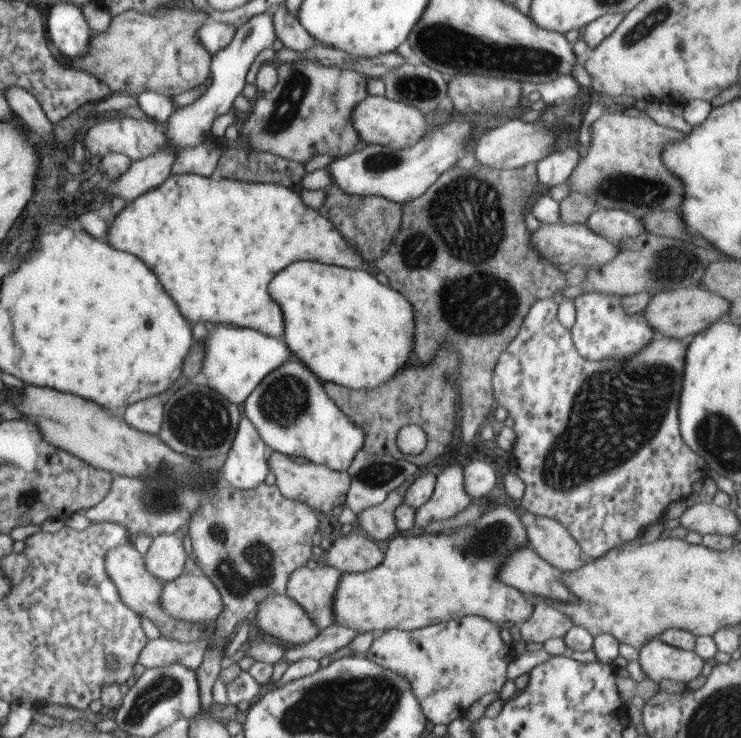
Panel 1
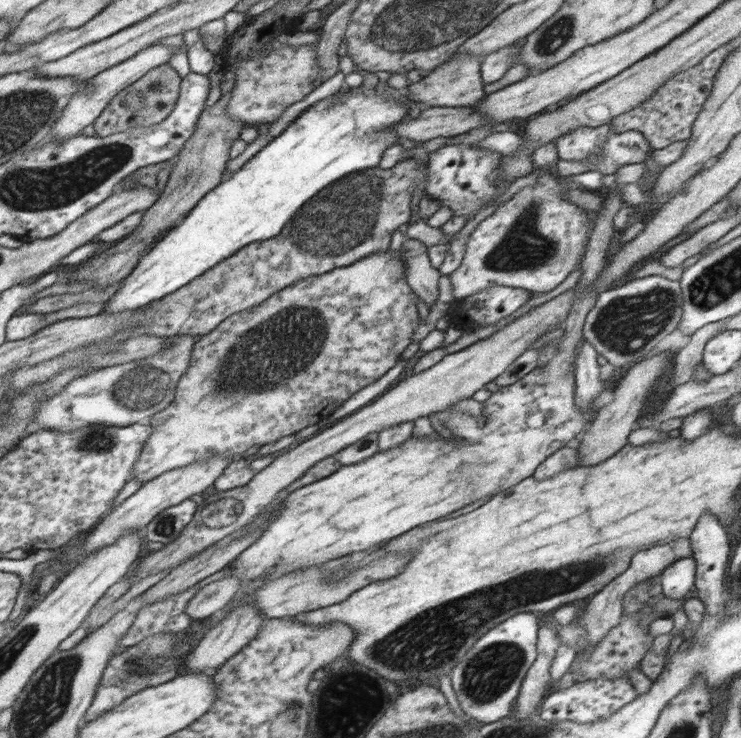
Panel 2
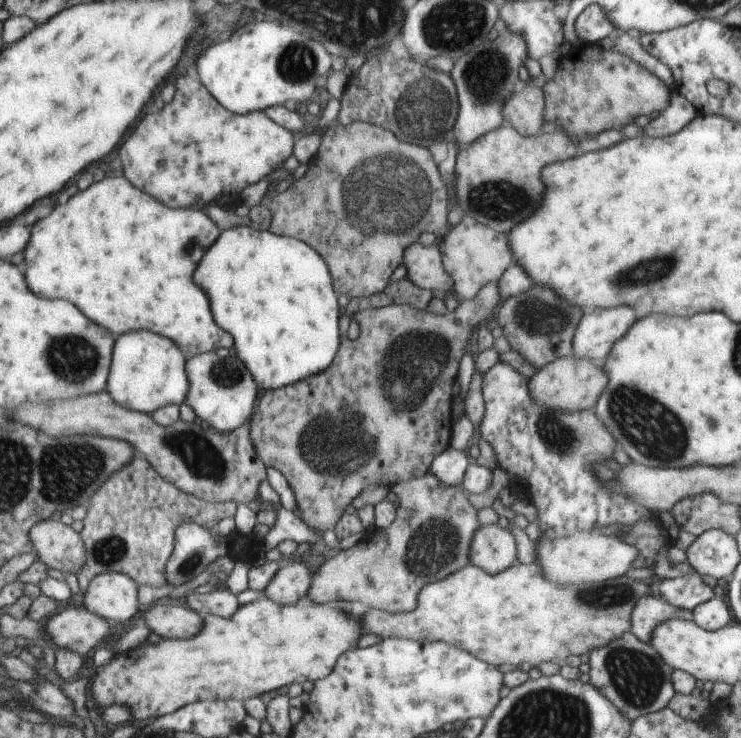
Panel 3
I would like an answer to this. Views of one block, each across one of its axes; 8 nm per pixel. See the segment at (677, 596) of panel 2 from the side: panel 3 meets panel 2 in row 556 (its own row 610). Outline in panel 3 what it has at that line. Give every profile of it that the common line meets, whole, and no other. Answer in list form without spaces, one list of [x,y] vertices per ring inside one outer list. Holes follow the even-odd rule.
[[[684,575],[675,579],[664,579],[655,588],[672,606],[693,611],[699,604],[714,597],[713,589],[707,586],[701,576]]]

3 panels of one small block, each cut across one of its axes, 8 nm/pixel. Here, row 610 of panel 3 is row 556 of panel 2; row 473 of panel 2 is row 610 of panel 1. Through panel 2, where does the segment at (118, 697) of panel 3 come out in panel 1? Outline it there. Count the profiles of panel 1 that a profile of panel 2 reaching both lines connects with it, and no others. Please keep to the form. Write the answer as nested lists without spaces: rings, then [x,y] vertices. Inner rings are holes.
[[[494,506],[482,514],[476,522],[451,529],[440,534],[426,536],[397,534],[389,539],[388,550],[384,560],[361,573],[344,573],[341,575],[336,596],[334,596],[334,624],[352,628],[357,634],[366,632],[383,633],[392,629],[410,632],[441,622],[459,619],[460,616],[476,614],[498,626],[510,626],[526,622],[535,607],[535,596],[527,596],[510,588],[498,580],[498,570],[510,558],[510,554],[522,546],[528,546],[526,530],[510,506]]]

